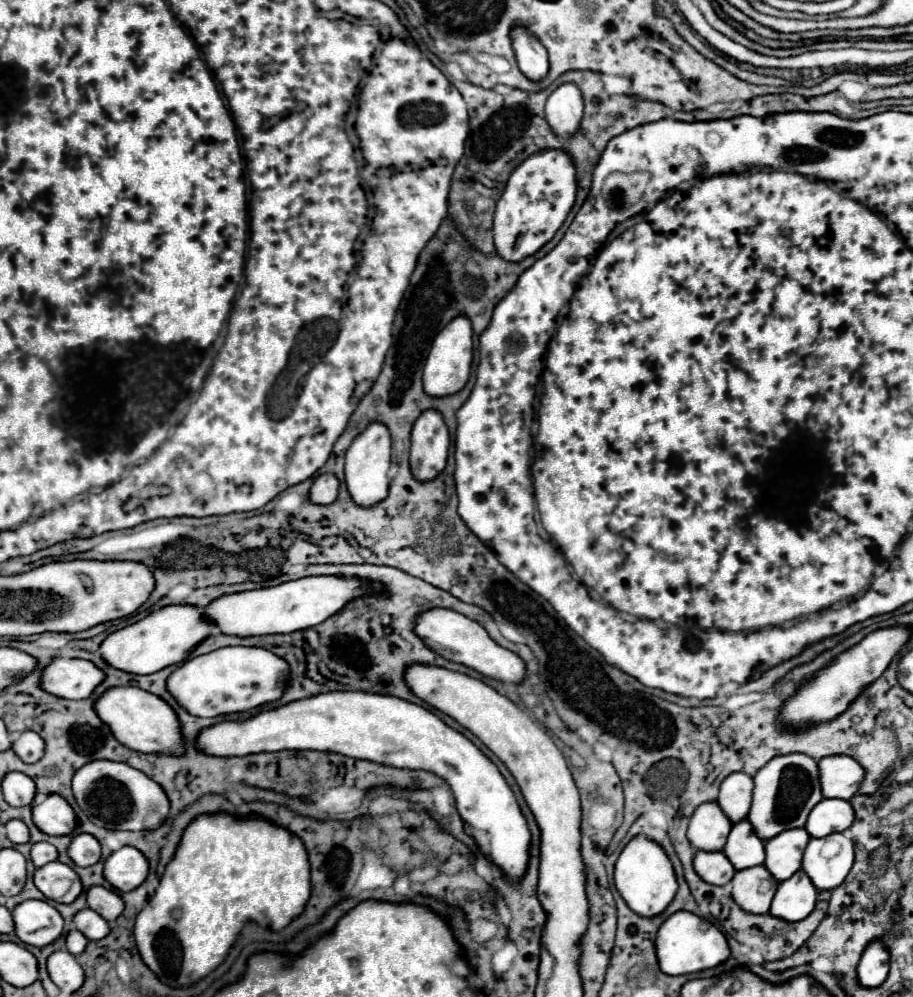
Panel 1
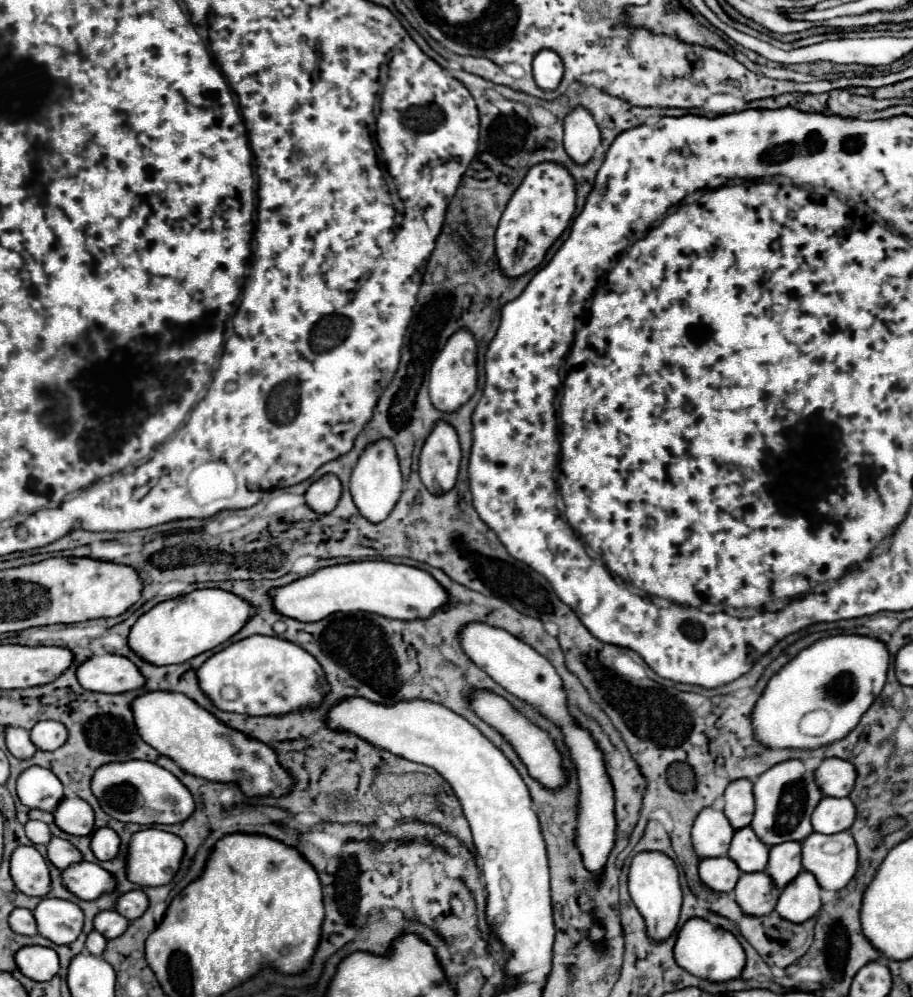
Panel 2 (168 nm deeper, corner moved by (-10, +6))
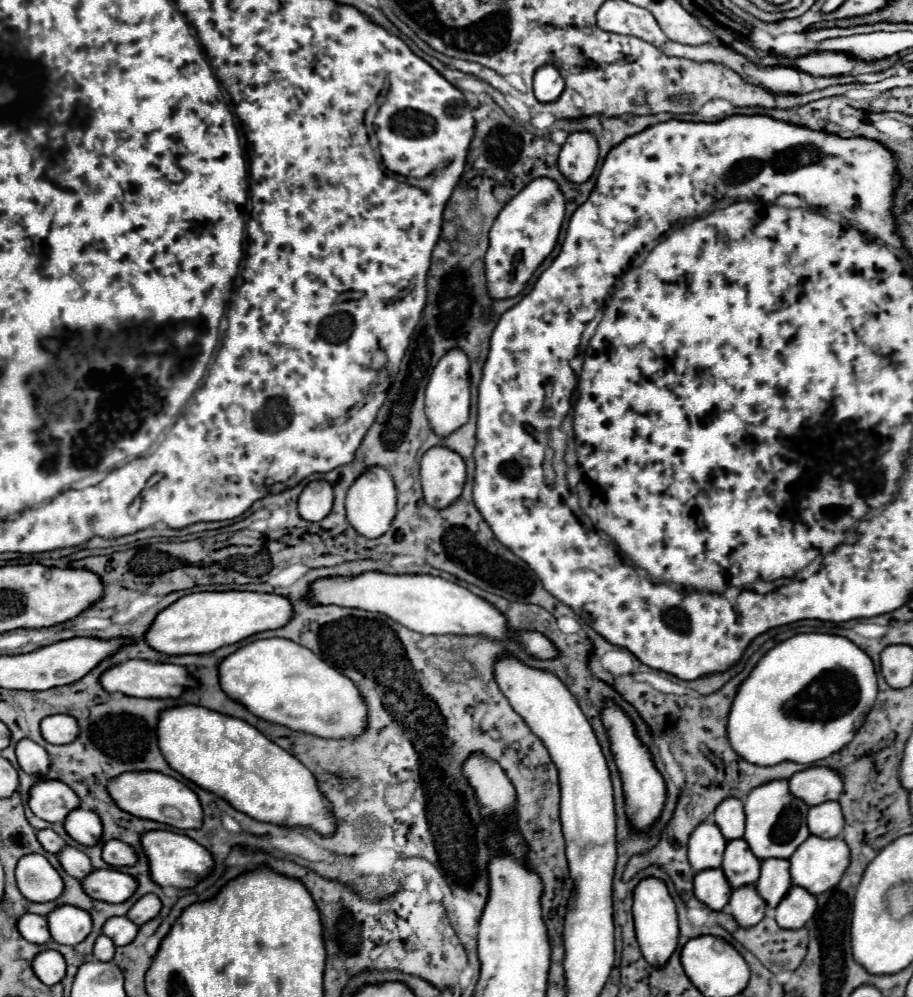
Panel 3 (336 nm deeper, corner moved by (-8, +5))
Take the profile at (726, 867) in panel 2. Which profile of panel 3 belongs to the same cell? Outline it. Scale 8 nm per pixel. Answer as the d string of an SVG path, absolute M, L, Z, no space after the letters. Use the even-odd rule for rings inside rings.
M720 868L702 870L694 876L694 896L712 910L724 910L732 888Z

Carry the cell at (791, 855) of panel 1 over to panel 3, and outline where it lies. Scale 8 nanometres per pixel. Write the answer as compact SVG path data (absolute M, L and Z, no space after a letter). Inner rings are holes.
M768 858L762 862L762 872L756 882L756 890L766 900L768 908L776 908L780 900L786 896L790 882L790 862L780 858Z

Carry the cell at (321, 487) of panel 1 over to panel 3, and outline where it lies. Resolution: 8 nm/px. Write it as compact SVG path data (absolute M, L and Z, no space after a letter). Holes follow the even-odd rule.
M310 482L300 498L298 498L298 512L308 522L320 522L332 510L334 494L328 482Z

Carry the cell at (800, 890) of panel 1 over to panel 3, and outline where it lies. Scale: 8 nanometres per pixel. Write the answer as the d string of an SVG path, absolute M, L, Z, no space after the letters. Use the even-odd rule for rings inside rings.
M792 886L788 894L782 898L782 902L774 910L774 918L780 924L780 928L786 930L798 930L802 928L816 912L816 898L798 886Z

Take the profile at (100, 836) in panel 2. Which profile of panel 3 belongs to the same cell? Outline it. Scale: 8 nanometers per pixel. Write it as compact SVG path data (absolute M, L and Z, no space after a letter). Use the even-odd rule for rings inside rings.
M108 840L102 846L102 858L104 858L104 862L108 862L110 866L116 866L116 868L134 866L138 862L138 856L132 850L132 846L128 846L120 840Z

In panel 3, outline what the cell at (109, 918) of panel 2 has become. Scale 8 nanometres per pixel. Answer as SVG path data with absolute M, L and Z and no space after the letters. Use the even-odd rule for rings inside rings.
M116 916L104 924L104 934L112 938L116 946L126 946L136 938L138 926L132 924L132 920L128 920L126 916Z

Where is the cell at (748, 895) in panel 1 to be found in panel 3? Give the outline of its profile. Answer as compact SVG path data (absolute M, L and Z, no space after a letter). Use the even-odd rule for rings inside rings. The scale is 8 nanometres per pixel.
M742 886L734 890L728 902L728 912L742 928L756 926L766 916L766 910L766 902L754 886Z

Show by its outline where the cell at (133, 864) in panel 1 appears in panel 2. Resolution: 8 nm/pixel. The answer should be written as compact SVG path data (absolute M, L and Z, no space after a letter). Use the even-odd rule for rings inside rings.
M146 829L132 835L128 845L128 857L126 857L126 877L140 885L140 887L156 887L166 885L174 877L180 859L184 855L184 841L172 833L160 831L160 829Z

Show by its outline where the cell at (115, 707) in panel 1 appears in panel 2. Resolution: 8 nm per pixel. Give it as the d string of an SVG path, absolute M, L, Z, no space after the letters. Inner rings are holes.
M150 691L136 697L130 709L134 711L134 725L138 727L142 741L160 755L174 759L186 773L210 781L234 781L246 795L284 795L294 783L268 745L222 725L212 713L182 693Z

